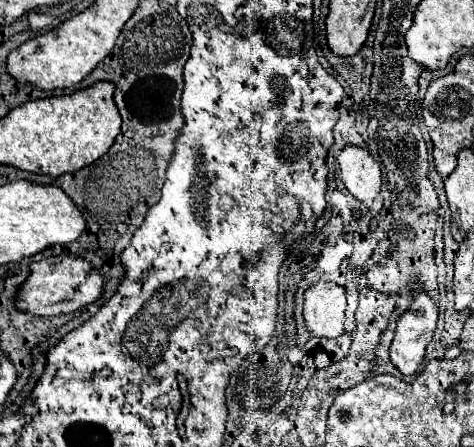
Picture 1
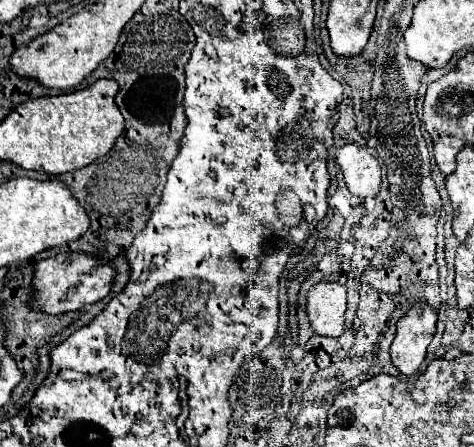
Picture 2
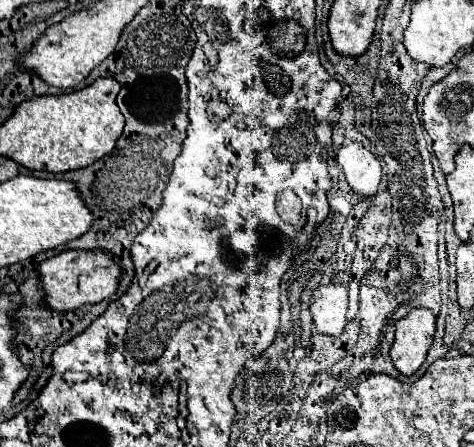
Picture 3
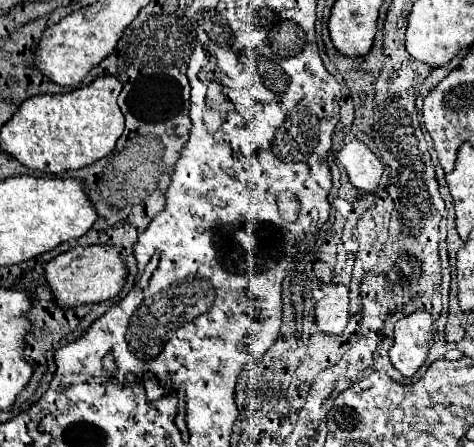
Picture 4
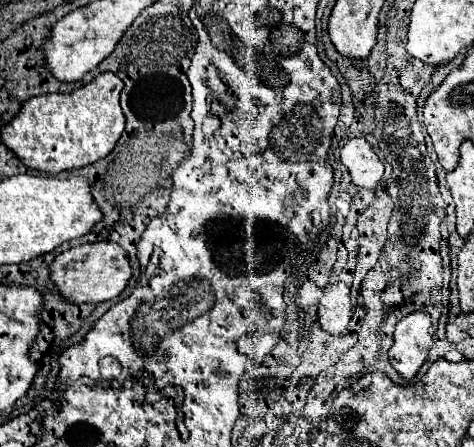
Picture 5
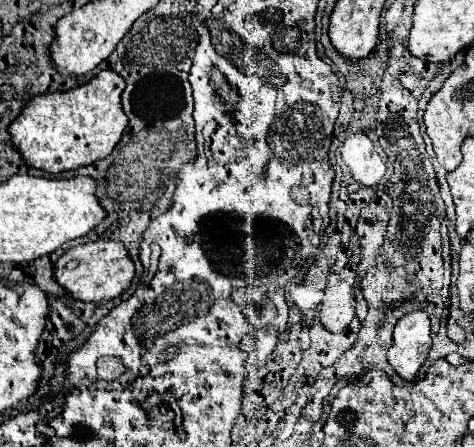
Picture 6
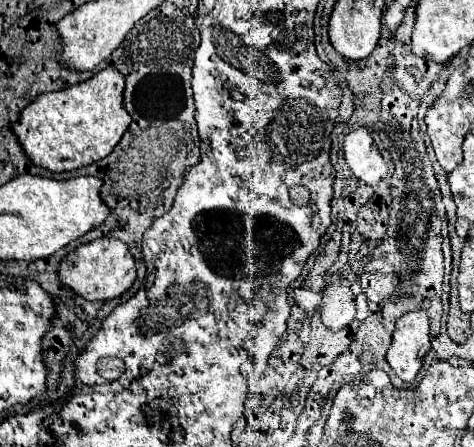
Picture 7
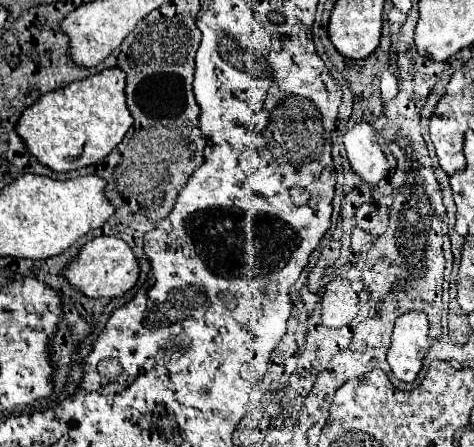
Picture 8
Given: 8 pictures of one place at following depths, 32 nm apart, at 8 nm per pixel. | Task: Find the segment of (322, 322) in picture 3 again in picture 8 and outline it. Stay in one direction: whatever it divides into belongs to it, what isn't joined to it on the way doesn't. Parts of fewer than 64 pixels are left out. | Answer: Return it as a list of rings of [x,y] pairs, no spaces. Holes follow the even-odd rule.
[[[332,280],[322,294],[322,322],[328,328],[342,328],[358,314],[358,294],[352,290],[350,280]]]

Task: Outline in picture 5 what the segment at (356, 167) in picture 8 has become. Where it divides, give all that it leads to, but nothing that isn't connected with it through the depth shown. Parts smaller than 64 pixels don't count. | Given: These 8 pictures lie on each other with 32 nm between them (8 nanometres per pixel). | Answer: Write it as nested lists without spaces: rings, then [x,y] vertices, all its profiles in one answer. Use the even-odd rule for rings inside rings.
[[[360,136],[348,140],[340,148],[340,162],[348,168],[350,178],[358,188],[374,190],[382,180],[384,164],[380,162],[372,146]]]

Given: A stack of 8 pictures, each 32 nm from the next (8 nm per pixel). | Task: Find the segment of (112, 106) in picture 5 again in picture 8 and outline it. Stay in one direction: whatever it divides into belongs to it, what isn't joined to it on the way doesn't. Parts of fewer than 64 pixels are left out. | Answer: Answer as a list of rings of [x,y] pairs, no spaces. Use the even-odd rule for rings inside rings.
[[[106,68],[86,80],[48,92],[28,106],[16,126],[28,152],[54,172],[70,172],[92,166],[106,158],[132,126],[132,116],[124,98],[126,76],[120,68]]]

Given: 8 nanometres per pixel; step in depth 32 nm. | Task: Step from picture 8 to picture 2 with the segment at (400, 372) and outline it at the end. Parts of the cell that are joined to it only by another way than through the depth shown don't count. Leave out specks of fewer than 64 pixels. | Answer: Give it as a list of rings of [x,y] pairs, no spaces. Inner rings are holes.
[[[418,300],[400,320],[394,342],[390,346],[392,364],[404,374],[412,376],[418,372],[426,358],[426,348],[436,332],[436,310],[426,302]]]

